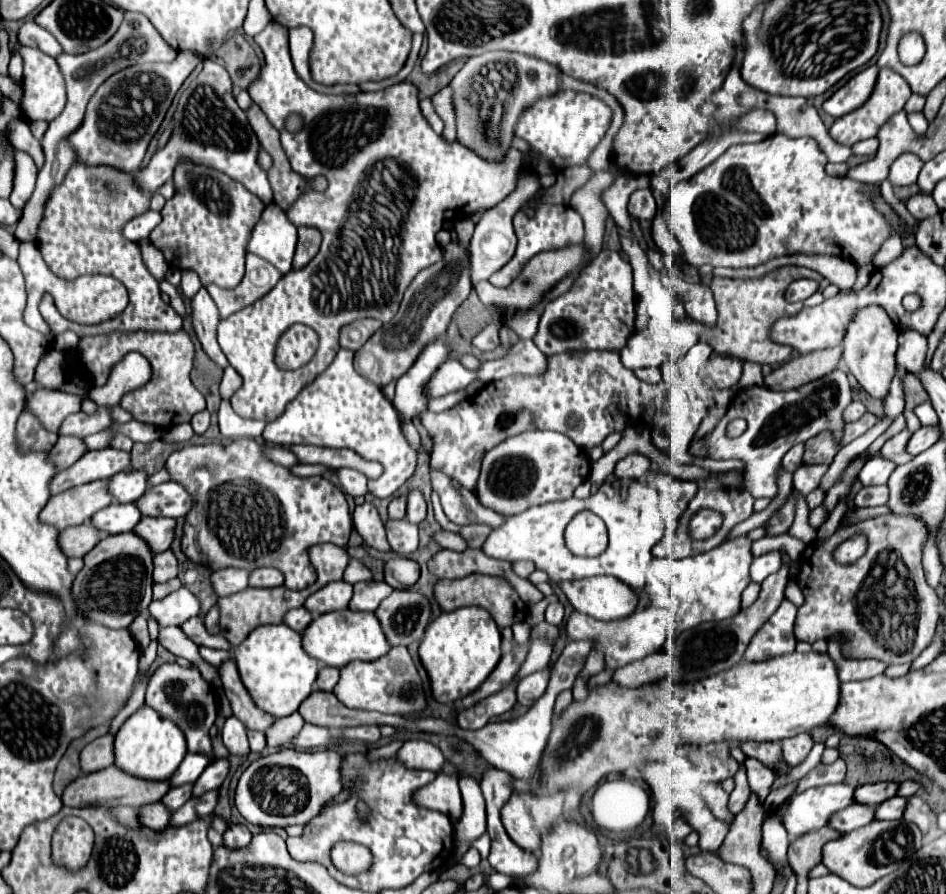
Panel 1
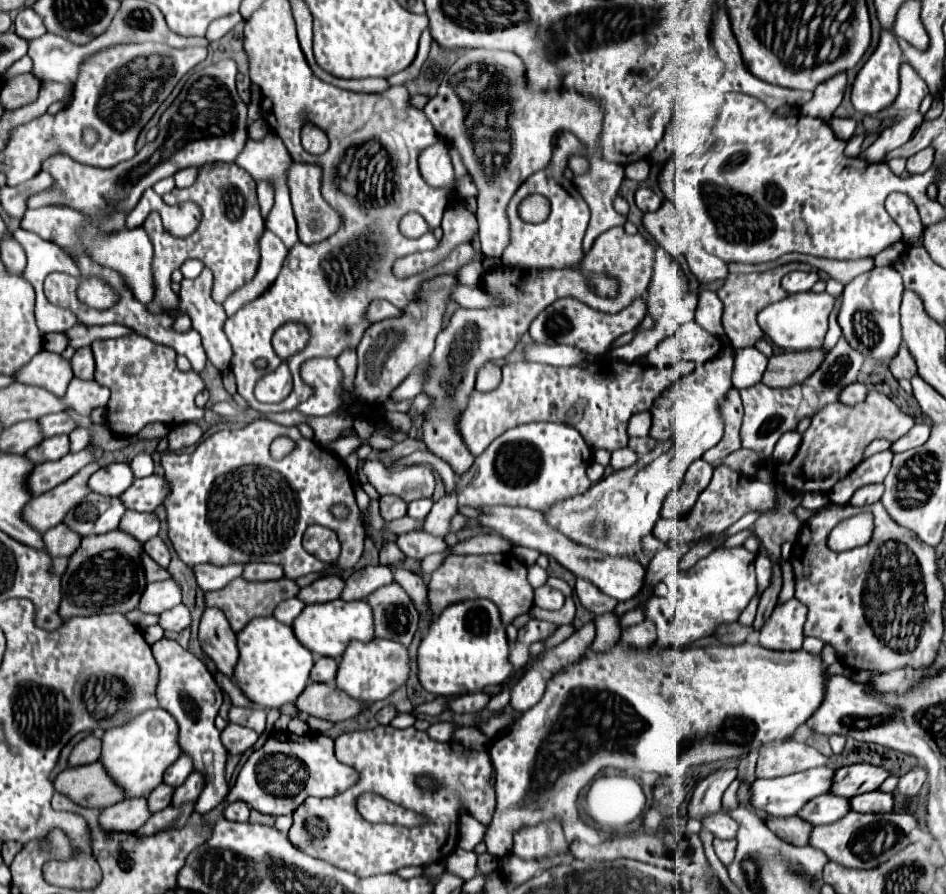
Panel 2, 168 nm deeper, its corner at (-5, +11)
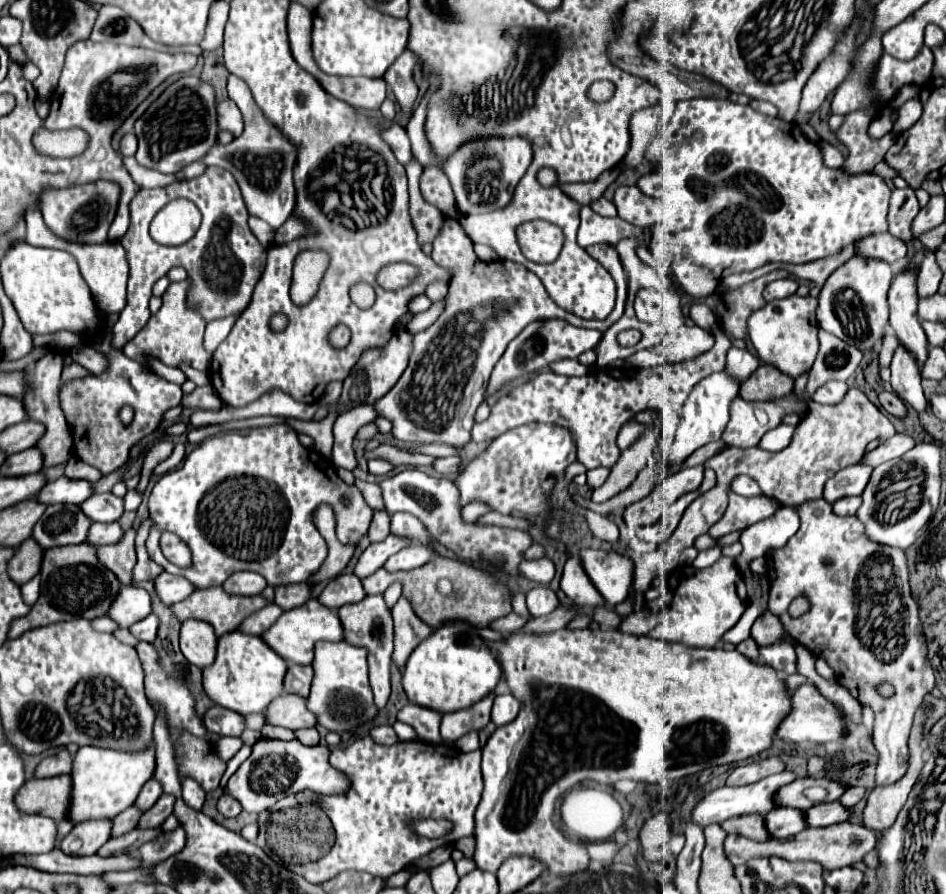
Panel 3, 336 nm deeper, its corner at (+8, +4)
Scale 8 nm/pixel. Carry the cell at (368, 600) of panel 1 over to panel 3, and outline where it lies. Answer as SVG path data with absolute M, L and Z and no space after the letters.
M339 575L327 583L323 593L317 597L317 601L325 607L339 609L347 603L357 603L365 597L365 589L361 585L361 579L355 575Z

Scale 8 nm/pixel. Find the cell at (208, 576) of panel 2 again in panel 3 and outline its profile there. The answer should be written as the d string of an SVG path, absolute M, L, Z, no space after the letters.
M163 571L155 579L155 589L165 603L173 605L173 603L179 603L179 601L187 599L195 591L195 585L189 583L185 577L177 577L177 575L171 575L171 573Z

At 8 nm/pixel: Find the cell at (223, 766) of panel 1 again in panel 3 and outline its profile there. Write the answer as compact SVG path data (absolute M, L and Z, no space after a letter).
M161 795L161 799L143 813L139 827L161 827L163 821L169 817L169 813L173 813L173 805L175 805L175 795Z

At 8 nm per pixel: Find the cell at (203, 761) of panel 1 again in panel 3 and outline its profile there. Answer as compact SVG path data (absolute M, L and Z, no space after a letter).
M149 779L149 783L145 783L145 787L141 789L141 795L137 799L137 807L141 807L143 811L147 811L163 793L163 785L157 779Z

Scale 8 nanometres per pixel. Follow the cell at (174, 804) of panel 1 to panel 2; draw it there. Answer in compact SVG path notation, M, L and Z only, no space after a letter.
M160 784L158 788L154 788L150 792L150 796L148 796L148 806L150 806L152 814L166 808L170 804L170 800L172 800L172 794L174 794L174 788L170 788L166 784Z

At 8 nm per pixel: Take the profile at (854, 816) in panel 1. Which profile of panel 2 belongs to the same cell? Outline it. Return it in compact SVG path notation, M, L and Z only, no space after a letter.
M826 794L826 796L816 796L814 800L810 800L810 804L806 804L806 808L798 812L798 816L818 826L818 824L830 824L834 820L840 820L846 812L850 812L850 804L846 798Z

